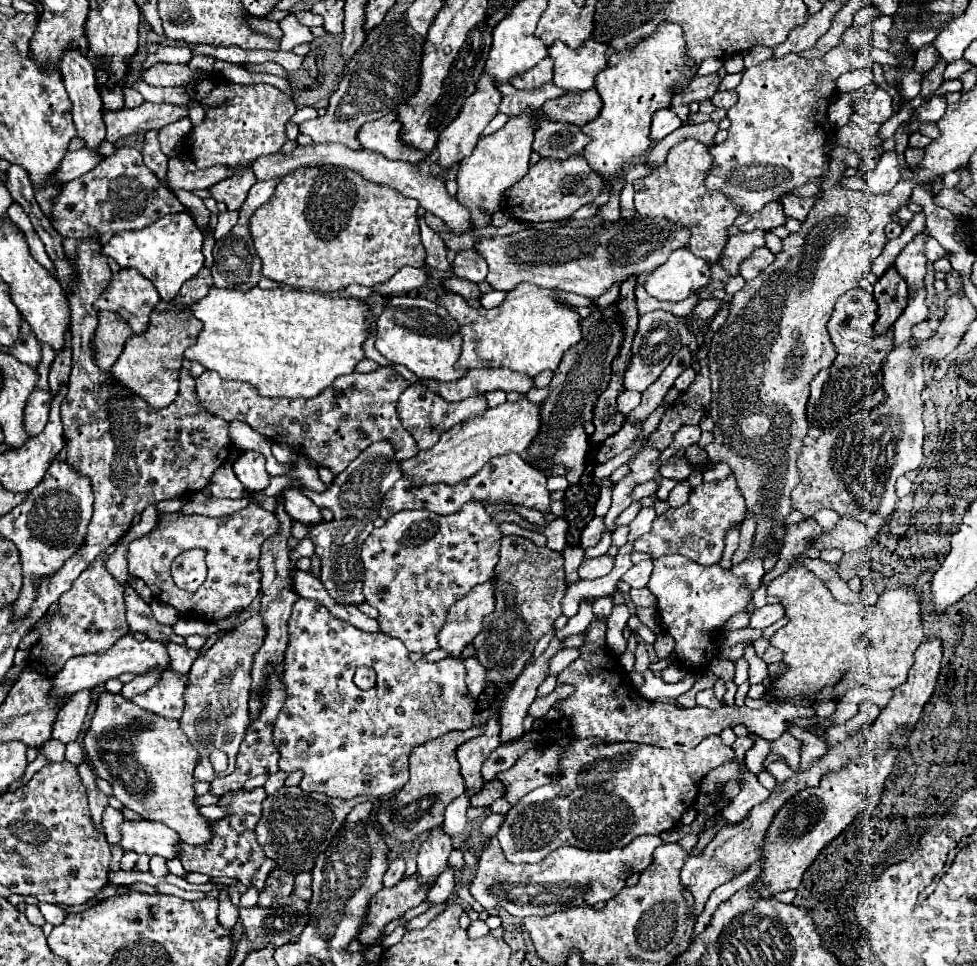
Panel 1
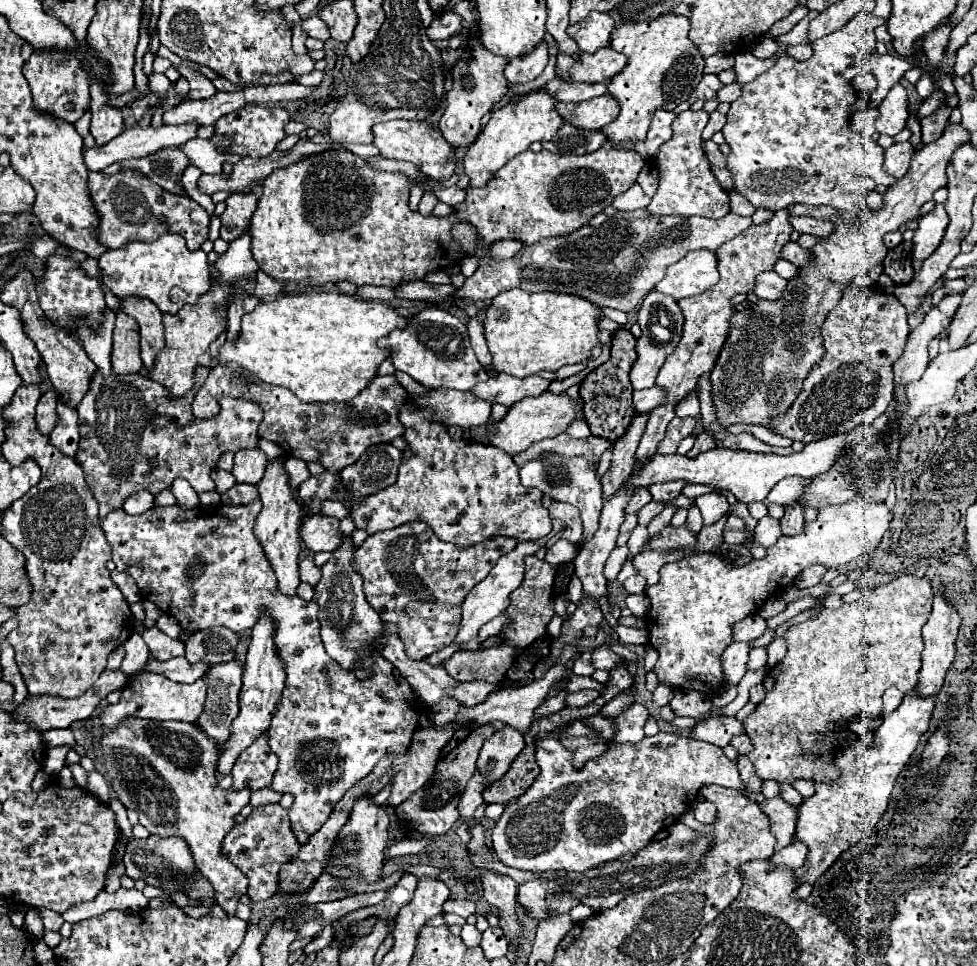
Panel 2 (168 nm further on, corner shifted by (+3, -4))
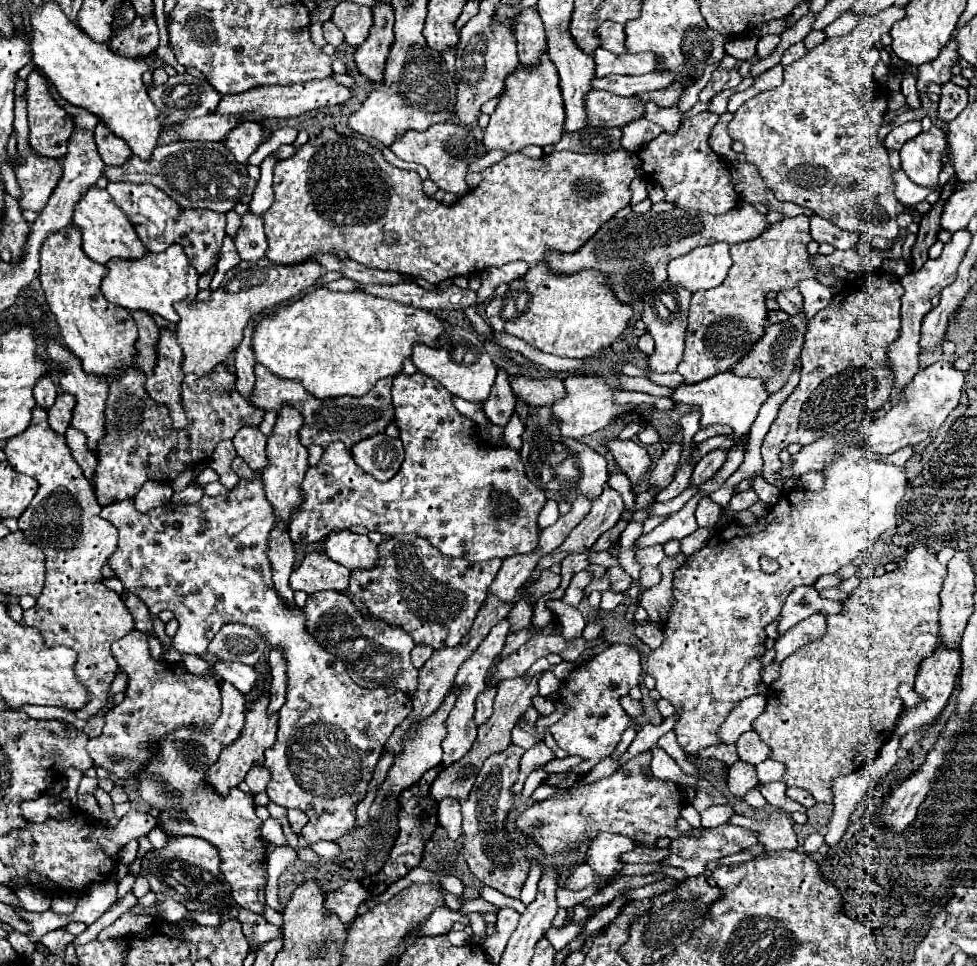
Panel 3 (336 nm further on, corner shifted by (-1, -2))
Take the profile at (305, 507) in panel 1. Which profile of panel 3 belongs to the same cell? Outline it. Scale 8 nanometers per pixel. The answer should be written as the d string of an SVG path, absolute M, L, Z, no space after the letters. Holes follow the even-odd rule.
M335 530L329 532L323 540L325 554L347 566L349 570L355 568L371 568L377 560L377 548L365 534L353 534L351 530Z

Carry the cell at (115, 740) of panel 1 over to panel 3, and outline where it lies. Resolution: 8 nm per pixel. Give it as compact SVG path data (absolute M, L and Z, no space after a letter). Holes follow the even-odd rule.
M221 682L221 694L223 694L223 708L221 708L221 716L209 726L209 728L191 728L191 726L181 726L173 732L169 732L165 738L153 742L153 746L149 746L151 750L151 758L147 760L147 764L143 764L143 772L135 774L137 780L137 792L139 796L151 806L159 810L159 826L173 836L197 836L203 838L207 842L211 842L219 856L221 856L221 874L225 876L225 880L229 880L231 884L231 896L235 900L235 904L239 908L251 910L261 914L263 912L263 882L265 880L265 872L261 872L261 856L265 856L265 852L261 852L261 820L255 816L255 806L253 806L253 798L247 792L241 792L239 788L231 788L231 792L227 796L219 796L217 790L213 790L207 782L205 782L205 774L209 770L209 764L203 764L203 760L207 758L217 758L221 748L225 748L227 744L231 744L241 730L241 722L245 718L245 696L229 682Z

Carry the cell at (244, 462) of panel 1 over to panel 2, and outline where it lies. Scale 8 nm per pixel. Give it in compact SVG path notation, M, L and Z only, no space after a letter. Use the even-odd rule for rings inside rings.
M249 448L249 450L239 450L235 452L235 466L233 466L233 476L237 482L247 482L247 484L257 484L263 478L267 464L267 456L261 448Z

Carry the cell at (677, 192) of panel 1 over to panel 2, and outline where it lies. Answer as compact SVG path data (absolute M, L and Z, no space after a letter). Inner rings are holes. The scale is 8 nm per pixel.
M705 110L681 112L673 122L673 138L661 146L657 158L653 158L659 170L659 190L647 206L651 214L667 216L707 216L707 218L723 218L729 212L729 194L721 188L717 178L711 172L709 160L703 152L701 132L709 122L709 114Z

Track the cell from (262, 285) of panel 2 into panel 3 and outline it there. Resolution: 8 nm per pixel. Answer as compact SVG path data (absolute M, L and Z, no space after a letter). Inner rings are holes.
M265 258L257 262L239 262L235 268L231 268L225 274L223 282L211 294L209 302L197 302L197 300L177 302L175 312L179 314L179 322L175 324L175 334L179 346L183 348L183 364L181 364L183 374L203 376L211 372L219 362L227 358L231 348L235 348L241 342L243 328L247 326L247 320L251 316L279 302L299 296L305 288L315 284L321 272L323 268L315 260L295 266L269 264L269 260Z

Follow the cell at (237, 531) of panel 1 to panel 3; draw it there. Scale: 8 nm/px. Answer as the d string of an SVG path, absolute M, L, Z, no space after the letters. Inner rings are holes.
M257 476L255 480L239 480L239 484L229 490L225 496L217 496L217 498L209 498L203 496L201 502L197 504L175 504L175 502L167 502L159 508L153 508L149 512L137 512L133 508L133 500L123 500L117 504L109 504L101 510L101 516L105 520L109 520L113 526L117 526L119 530L119 550L109 558L109 566L115 570L115 576L123 580L123 586L137 594L145 606L149 608L149 612L159 614L161 610L171 610L175 614L175 618L179 620L179 632L173 638L173 648L177 652L187 652L187 654L203 654L211 636L215 636L215 632L221 628L221 624L227 622L239 622L239 624L247 624L251 628L255 628L265 642L271 644L271 648L283 652L285 662L287 662L287 694L285 694L285 704L279 710L279 730L277 730L277 740L273 744L273 748L265 750L265 764L271 768L271 782L267 786L267 796L271 798L271 802L285 806L285 808L299 808L309 816L309 822L303 826L301 836L307 840L307 844L315 844L321 840L337 840L343 834L347 834L347 830L351 830L355 826L355 806L357 802L361 802L365 798L367 786L371 782L373 776L373 768L377 764L377 760L381 758L381 748L385 744L385 740L389 740L391 732L395 730L395 726L399 726L411 712L411 696L395 690L395 688L377 688L377 690L369 690L369 688L361 688L357 686L345 672L343 664L329 652L325 652L325 648L321 648L321 644L317 644L317 640L307 632L307 624L305 624L305 612L303 608L299 608L297 604L287 604L275 590L273 586L273 572L271 572L271 562L267 556L267 548L269 548L269 532L273 528L273 512L269 512L269 502L265 500L265 490L261 488L261 478Z

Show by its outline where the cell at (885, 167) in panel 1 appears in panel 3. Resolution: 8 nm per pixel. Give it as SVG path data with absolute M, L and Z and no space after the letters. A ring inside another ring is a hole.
M933 126L929 132L917 134L901 150L901 170L919 186L935 186L941 172L941 152L945 148L945 134Z

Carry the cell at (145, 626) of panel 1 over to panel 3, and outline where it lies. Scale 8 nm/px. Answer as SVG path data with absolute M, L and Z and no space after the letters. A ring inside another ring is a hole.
M181 654L181 656L183 656L183 664L187 666L187 670L189 670L191 674L197 674L197 676L211 674L211 676L213 676L213 672L209 672L209 662L205 662L203 658L193 656L193 654Z

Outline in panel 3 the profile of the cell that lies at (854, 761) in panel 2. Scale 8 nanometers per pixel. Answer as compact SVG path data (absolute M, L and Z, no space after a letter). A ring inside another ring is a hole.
M939 644L935 650L935 656L929 656L927 660L923 660L919 670L917 670L917 676L915 676L915 692L921 696L921 702L913 708L905 708L899 714L893 732L897 736L905 736L911 730L925 730L945 708L945 704L947 704L947 700L955 688L955 678L957 678L959 670L961 670L961 652Z

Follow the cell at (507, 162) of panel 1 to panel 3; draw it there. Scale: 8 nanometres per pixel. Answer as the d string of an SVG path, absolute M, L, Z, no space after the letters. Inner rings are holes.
M543 56L541 64L529 72L525 68L515 70L507 78L507 88L499 98L497 110L491 114L491 122L485 128L483 146L485 152L491 150L503 150L507 154L523 150L527 144L555 144L561 140L565 124L565 108L561 100L557 70L553 68L553 62Z

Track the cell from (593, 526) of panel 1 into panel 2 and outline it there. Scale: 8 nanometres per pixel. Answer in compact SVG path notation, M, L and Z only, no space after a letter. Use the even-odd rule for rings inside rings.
M543 454L539 460L533 460L525 464L519 470L521 484L527 488L539 488L545 496L559 498L559 502L569 502L581 510L581 520L585 526L585 538L591 540L593 534L597 532L599 526L599 516L601 516L601 484L597 478L597 464L587 462L585 458L573 458L573 460L561 460L561 456L555 454Z

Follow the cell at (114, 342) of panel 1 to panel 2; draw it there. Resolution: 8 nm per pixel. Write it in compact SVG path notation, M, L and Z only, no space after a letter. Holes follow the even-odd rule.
M117 312L111 360L115 374L135 374L143 368L139 356L139 326L135 318L129 318L125 312Z

